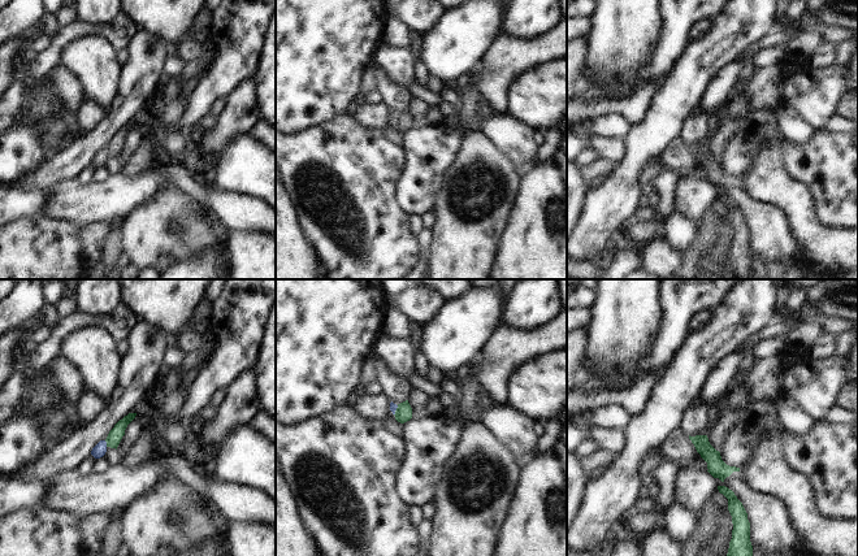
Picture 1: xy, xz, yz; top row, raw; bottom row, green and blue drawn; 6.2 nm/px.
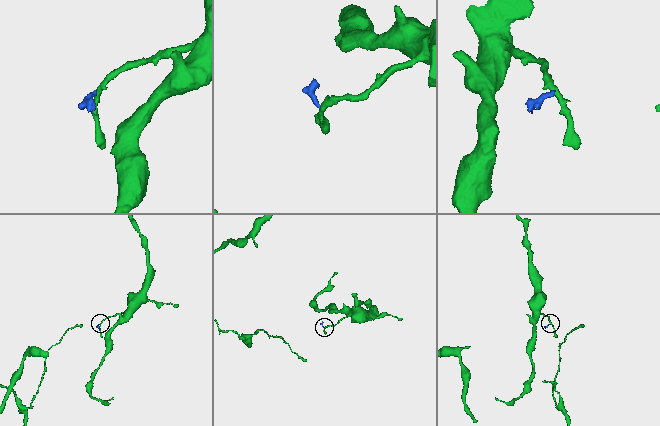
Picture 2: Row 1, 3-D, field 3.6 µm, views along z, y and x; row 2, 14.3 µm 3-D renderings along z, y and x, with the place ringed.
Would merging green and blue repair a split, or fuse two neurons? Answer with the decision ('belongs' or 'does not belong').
does not belong

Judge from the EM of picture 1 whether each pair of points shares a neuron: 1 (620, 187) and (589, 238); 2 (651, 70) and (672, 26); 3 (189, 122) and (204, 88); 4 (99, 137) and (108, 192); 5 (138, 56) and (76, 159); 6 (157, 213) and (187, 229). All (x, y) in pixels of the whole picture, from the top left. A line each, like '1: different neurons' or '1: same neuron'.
1: same neuron
2: same neuron
3: same neuron
4: different neurons
5: same neuron
6: same neuron

